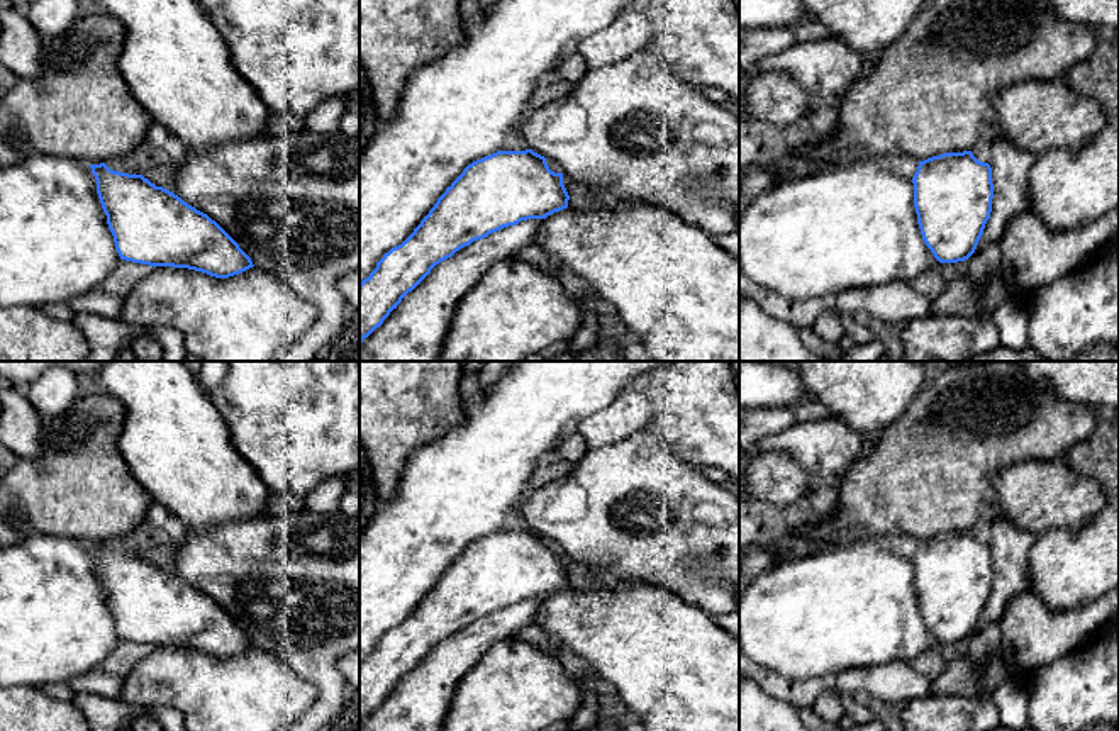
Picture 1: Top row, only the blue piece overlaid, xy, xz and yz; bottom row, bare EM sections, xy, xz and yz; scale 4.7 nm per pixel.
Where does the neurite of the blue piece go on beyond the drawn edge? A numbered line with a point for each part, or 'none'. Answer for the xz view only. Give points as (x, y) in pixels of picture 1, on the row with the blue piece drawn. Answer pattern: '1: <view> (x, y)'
1: xz (463, 106)

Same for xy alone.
1: xy (55, 243)

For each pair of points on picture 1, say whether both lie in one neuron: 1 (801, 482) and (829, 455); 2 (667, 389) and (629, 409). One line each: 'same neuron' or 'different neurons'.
1: different neurons
2: different neurons

